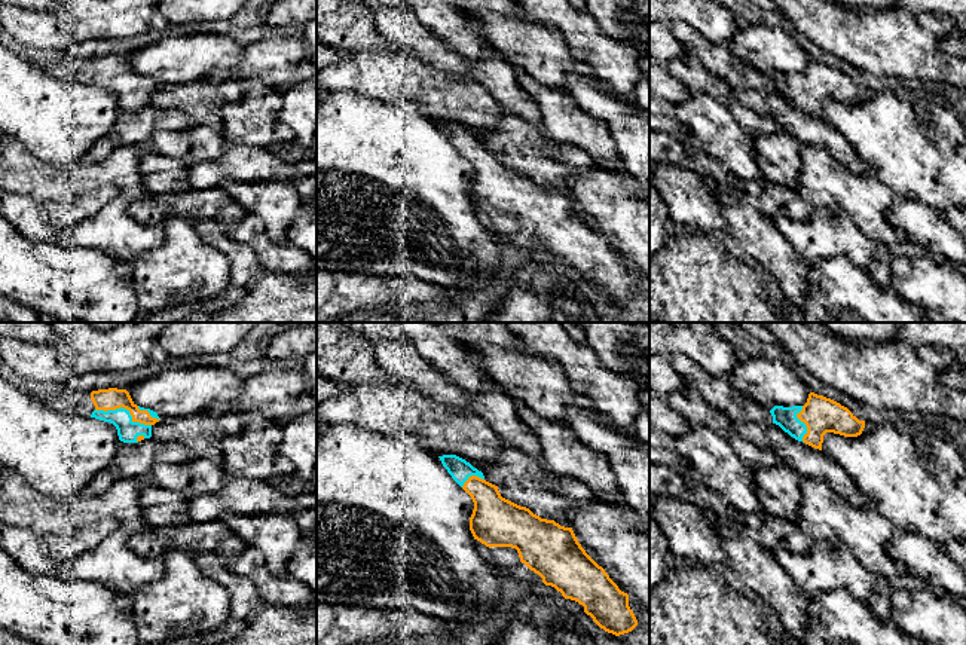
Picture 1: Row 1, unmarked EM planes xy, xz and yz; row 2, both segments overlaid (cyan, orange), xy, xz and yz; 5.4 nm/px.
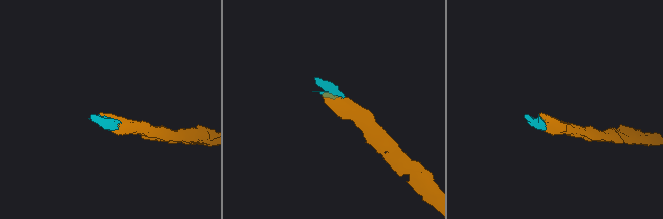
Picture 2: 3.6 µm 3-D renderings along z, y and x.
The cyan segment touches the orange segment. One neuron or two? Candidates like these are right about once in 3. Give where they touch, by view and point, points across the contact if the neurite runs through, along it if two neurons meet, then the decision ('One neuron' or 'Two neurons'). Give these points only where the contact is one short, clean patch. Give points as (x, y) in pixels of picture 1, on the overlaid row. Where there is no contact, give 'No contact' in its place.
Touches cyan at xy (125, 409). Path across: xy (128, 431), (125, 409), (112, 399). One neuron

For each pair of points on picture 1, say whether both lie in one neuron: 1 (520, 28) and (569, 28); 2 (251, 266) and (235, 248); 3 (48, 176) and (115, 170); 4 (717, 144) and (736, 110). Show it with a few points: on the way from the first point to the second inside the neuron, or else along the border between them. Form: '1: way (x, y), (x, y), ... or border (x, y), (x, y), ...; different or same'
1: border (523, 15), (555, 27), (572, 60); different
2: way (247, 262), (238, 253); same
3: way (64, 176), (98, 174); same
4: border (712, 97), (743, 128), (754, 134); different

